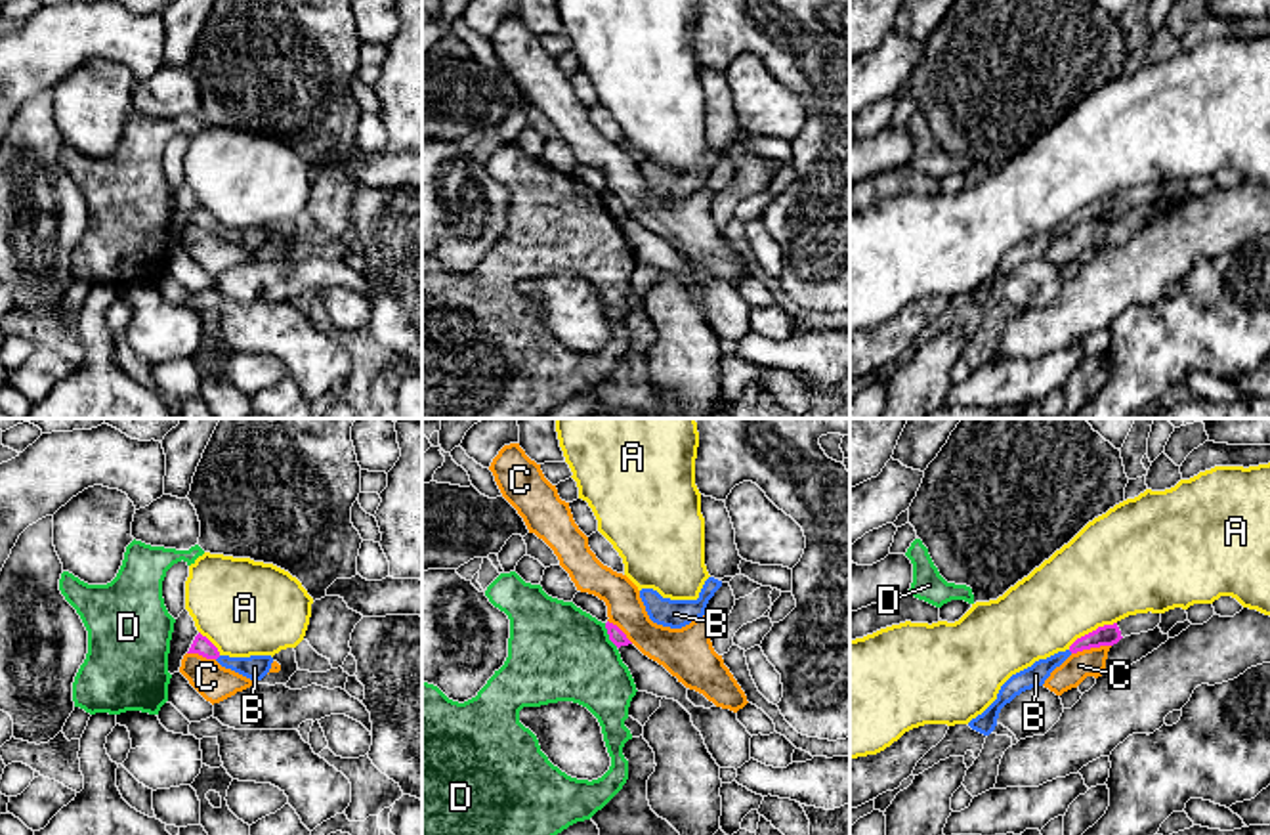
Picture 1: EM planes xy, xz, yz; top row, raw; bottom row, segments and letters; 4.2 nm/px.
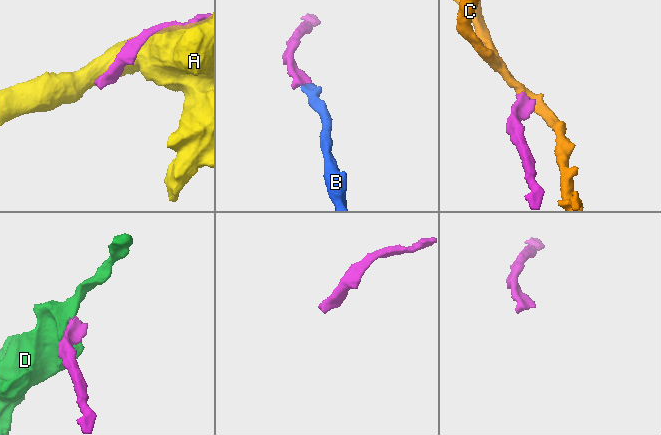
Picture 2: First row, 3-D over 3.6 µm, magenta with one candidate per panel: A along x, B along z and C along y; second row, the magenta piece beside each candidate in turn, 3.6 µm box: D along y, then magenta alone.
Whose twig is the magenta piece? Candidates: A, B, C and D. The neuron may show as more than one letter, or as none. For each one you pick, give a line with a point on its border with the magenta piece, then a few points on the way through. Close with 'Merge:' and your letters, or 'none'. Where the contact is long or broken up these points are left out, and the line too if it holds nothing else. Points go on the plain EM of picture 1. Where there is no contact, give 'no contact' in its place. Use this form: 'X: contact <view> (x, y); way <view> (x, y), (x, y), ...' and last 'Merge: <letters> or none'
B: no contact
Merge: B

